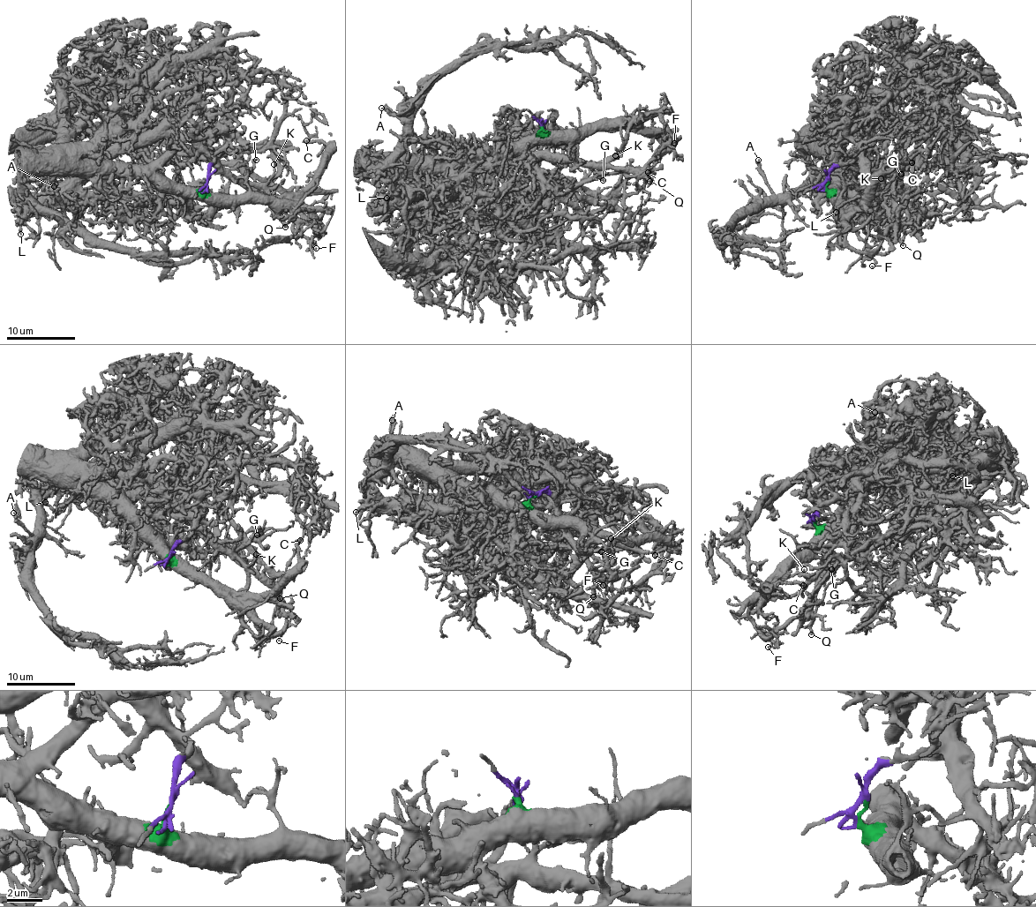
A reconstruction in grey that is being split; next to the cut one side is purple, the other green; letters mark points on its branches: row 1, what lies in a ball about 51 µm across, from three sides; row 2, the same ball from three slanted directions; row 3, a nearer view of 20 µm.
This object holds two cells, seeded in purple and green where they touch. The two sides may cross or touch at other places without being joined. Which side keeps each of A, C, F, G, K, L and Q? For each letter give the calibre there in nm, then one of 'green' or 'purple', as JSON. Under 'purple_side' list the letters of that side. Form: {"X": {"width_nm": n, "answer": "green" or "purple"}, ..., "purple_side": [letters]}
{"A": {"width_nm": 320, "answer": "green"}, "C": {"width_nm": 260, "answer": "green"}, "F": {"width_nm": 150, "answer": "purple"}, "G": {"width_nm": 280, "answer": "purple"}, "K": {"width_nm": 150, "answer": "purple"}, "L": {"width_nm": 200, "answer": "green"}, "Q": {"width_nm": 240, "answer": "purple"}, "purple_side": ["F", "G", "K", "Q"]}

